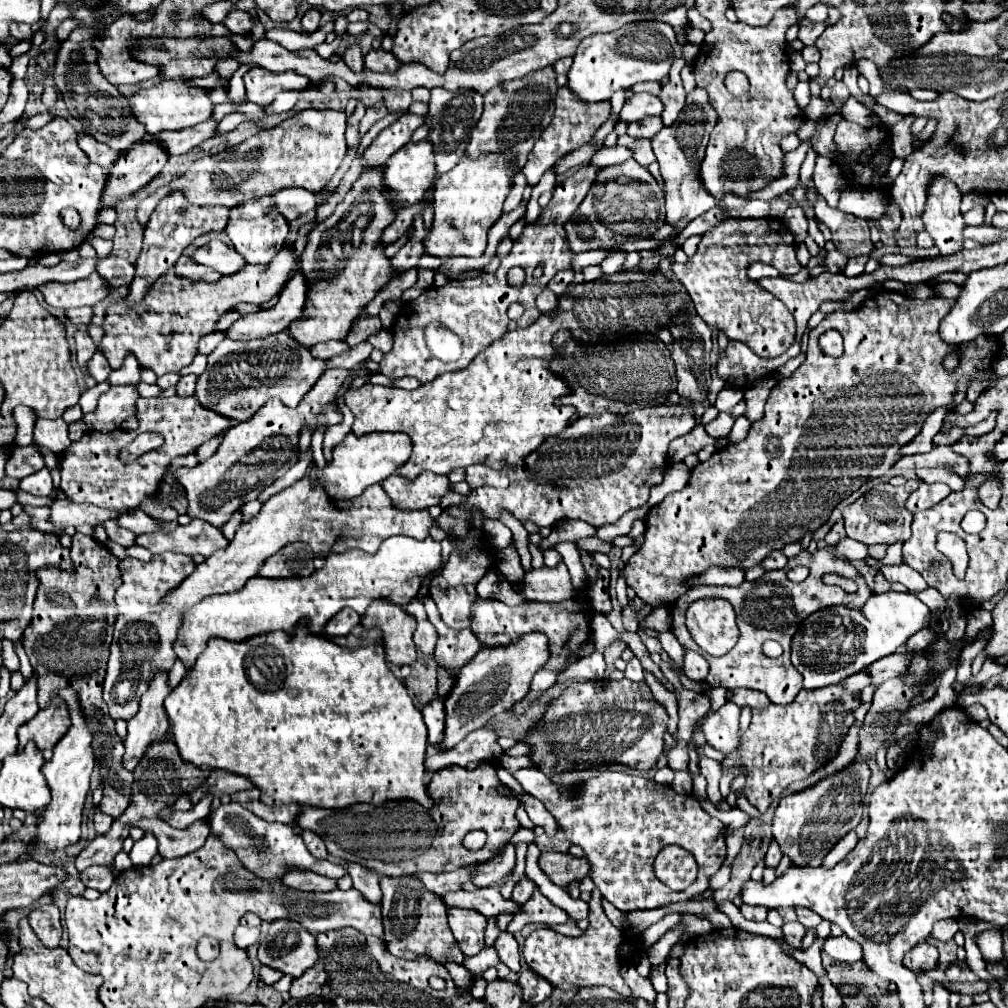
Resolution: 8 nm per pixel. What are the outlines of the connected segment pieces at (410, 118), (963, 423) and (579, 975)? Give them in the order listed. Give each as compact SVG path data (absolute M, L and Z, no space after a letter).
M405 113L401 115L395 125L389 125L379 133L379 137L365 149L365 161L363 167L383 167L385 161L403 147L411 139L417 127L425 123L427 115L415 115L415 113Z
M950 411L947 413L947 417L945 417L945 421L943 421L943 427L941 427L941 433L947 433L951 427L967 427L969 423L963 415L957 414L954 411Z
M595 889L591 897L591 913L589 913L589 923L599 923L599 925L589 925L583 937L565 937L549 927L545 929L535 929L523 945L523 957L527 965L547 981L551 981L557 989L571 989L571 987L595 987L595 985L605 985L617 991L623 997L631 995L631 989L619 975L619 967L623 965L619 957L619 945L625 941L623 931L615 929L615 925L607 919L603 907L601 907L601 893Z

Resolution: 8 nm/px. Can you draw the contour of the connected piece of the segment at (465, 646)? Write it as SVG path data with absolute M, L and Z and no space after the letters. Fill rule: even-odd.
M427 595L423 599L423 605L429 607L427 612L427 617L429 621L433 623L433 627L437 629L439 633L439 643L435 647L435 661L439 667L447 669L447 671L459 671L467 661L469 657L477 655L481 651L481 643L475 639L473 631L471 629L463 629L463 631L455 631L451 627L447 627L441 617L439 617L439 611L437 611L437 605L433 601L431 595ZM431 609L435 609L435 617L431 615Z

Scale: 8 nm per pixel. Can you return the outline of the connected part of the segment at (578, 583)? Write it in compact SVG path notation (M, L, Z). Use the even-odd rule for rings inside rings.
M564 542L557 544L554 549L558 551L568 568L575 590L583 590L587 583L587 576L583 569L578 548L575 543Z

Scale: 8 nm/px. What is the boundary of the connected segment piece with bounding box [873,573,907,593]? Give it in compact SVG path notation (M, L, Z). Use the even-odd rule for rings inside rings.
M881 573L875 575L875 593L889 593L889 591L907 591L903 585L899 583L889 583Z

